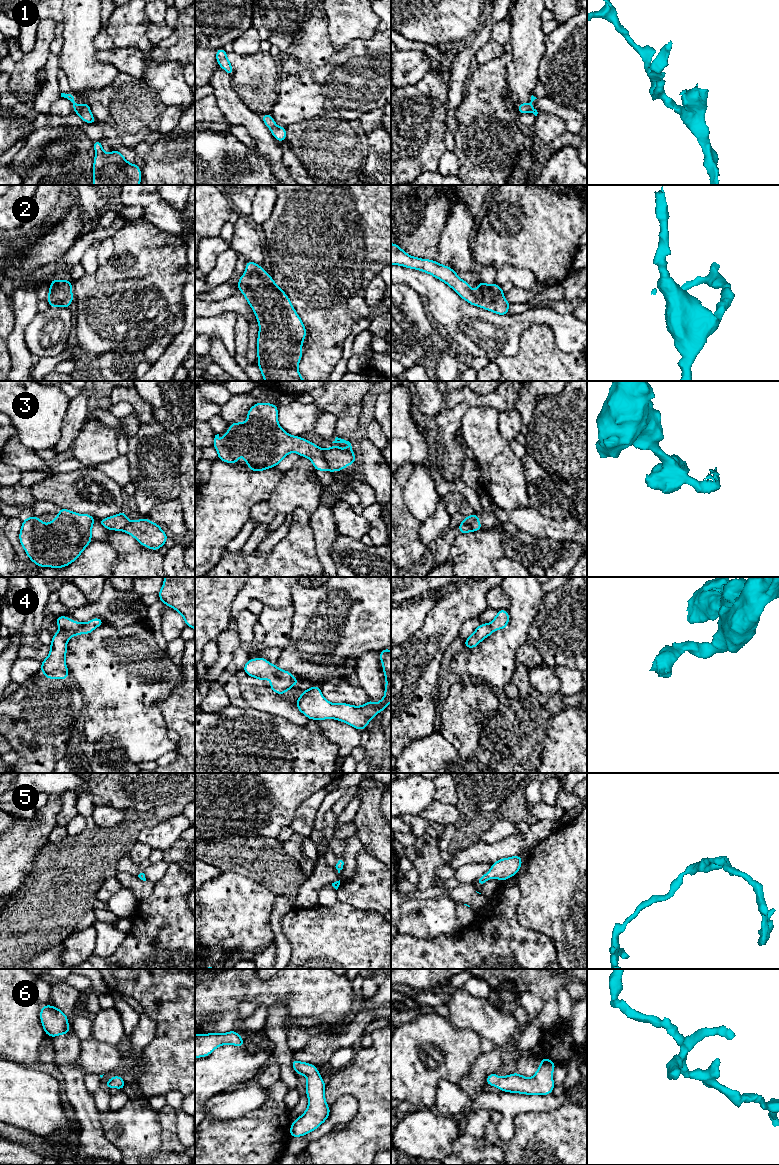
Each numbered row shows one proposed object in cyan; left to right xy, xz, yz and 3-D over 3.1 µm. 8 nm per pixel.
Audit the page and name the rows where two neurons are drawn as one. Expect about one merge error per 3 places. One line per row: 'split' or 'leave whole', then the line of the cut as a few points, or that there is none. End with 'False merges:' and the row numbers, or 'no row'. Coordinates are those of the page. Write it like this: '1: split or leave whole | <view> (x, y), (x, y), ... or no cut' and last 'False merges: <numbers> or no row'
1: leave whole | no cut
2: leave whole | no cut
3: split | xz (321, 449), (329, 470)
4: leave whole | no cut
5: leave whole | no cut
6: leave whole | no cut
False merges: 3

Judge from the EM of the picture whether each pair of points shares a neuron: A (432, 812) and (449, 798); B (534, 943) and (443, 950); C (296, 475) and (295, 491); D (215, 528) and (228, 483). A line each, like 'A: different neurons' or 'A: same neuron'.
A: different neurons
B: same neuron
C: same neuron
D: same neuron

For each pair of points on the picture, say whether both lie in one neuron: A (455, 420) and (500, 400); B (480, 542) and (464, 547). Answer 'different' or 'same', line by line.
A: different
B: same

